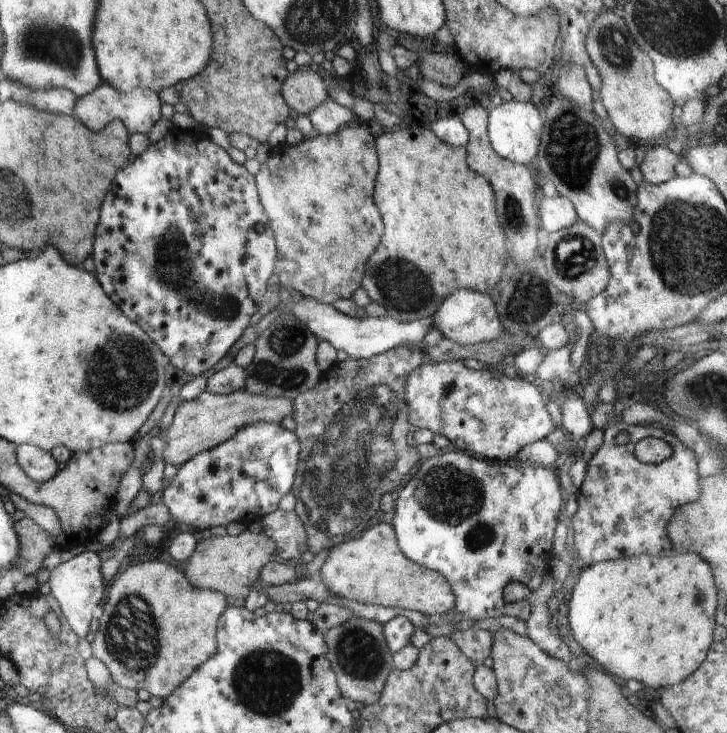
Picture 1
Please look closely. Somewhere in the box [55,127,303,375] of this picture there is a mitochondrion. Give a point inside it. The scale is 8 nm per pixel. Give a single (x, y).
(172, 265)

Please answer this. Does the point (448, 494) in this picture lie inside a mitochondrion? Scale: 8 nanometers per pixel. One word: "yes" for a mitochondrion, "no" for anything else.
yes

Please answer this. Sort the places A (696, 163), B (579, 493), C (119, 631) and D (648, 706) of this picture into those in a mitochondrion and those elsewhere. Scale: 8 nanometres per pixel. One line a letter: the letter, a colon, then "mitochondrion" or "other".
A: other
B: other
C: mitochondrion
D: other

